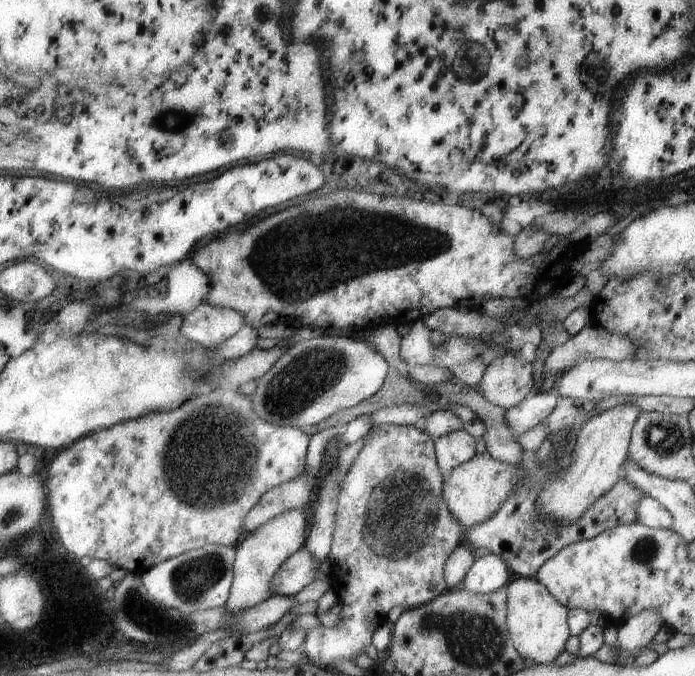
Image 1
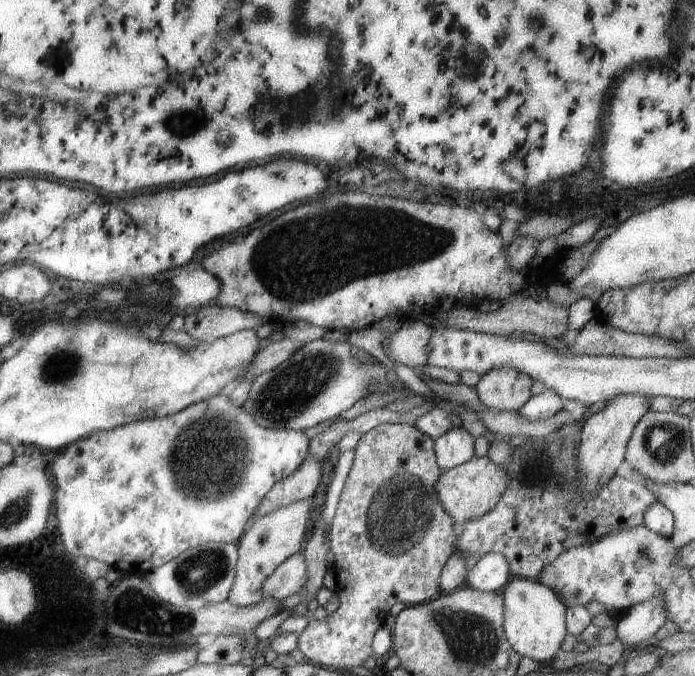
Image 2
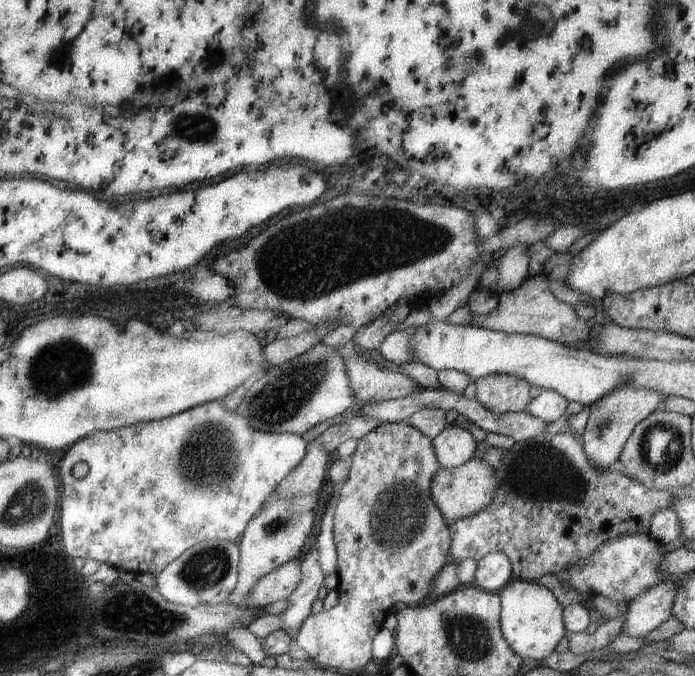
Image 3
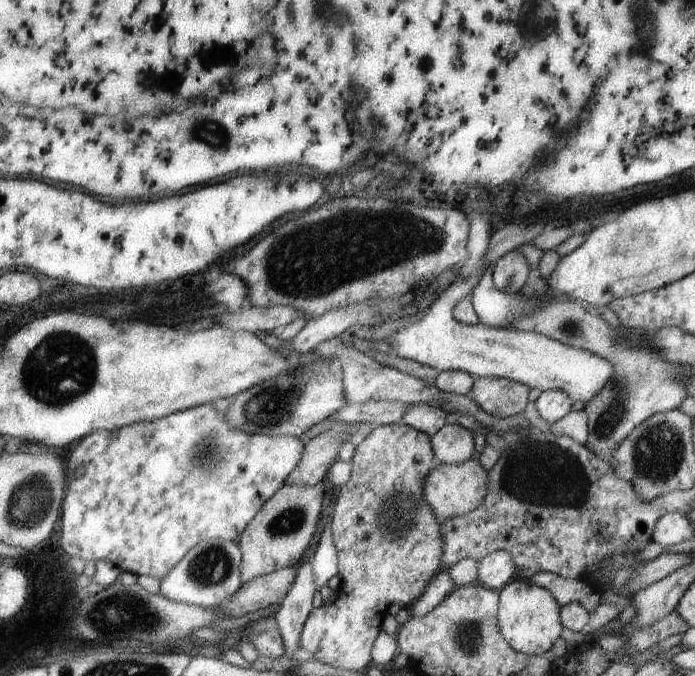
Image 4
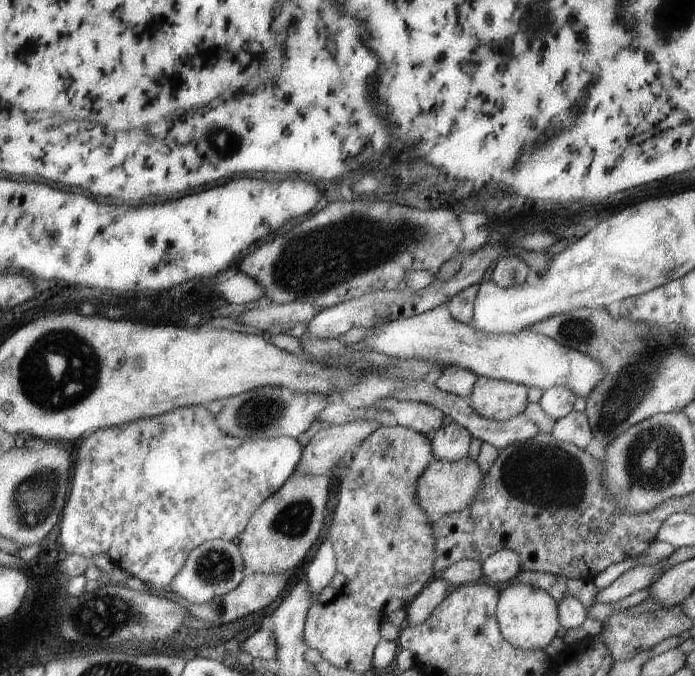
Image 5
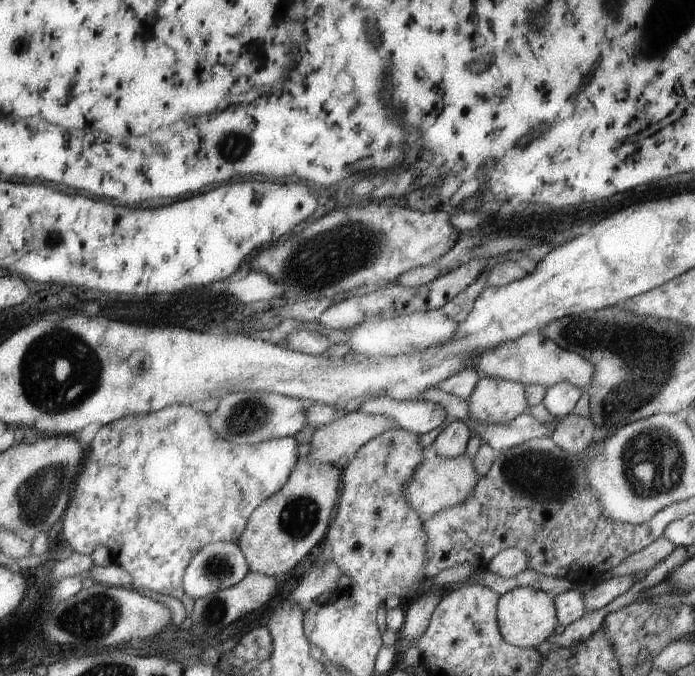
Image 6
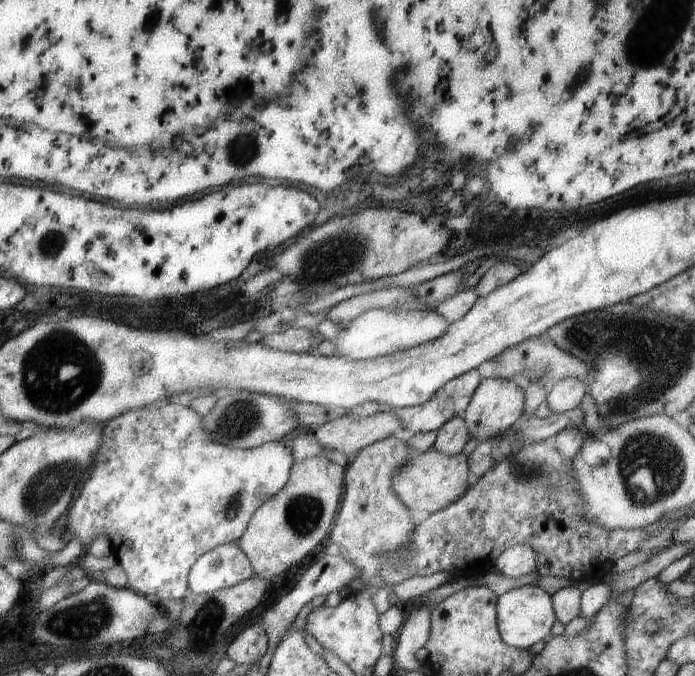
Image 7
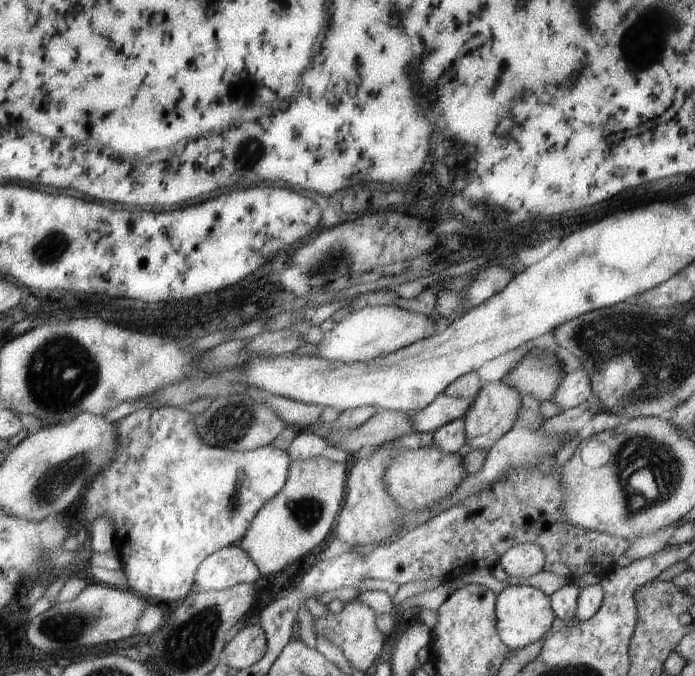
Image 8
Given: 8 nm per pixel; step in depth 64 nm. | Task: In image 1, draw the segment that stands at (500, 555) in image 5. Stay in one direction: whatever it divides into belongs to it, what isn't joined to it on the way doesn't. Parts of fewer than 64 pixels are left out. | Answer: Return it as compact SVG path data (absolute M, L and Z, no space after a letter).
M479 553L462 578L461 589L487 594L496 591L509 582L509 567L493 553Z

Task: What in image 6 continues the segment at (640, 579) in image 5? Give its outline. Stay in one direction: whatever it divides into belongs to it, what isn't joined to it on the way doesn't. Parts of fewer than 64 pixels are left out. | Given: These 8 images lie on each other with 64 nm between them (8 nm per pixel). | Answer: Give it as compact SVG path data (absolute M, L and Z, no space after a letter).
M630 573L611 577L606 581L594 584L591 590L582 596L586 612L591 612L609 604L613 598L619 596L619 594L623 594L623 592L627 592L637 580L638 576L635 573Z

